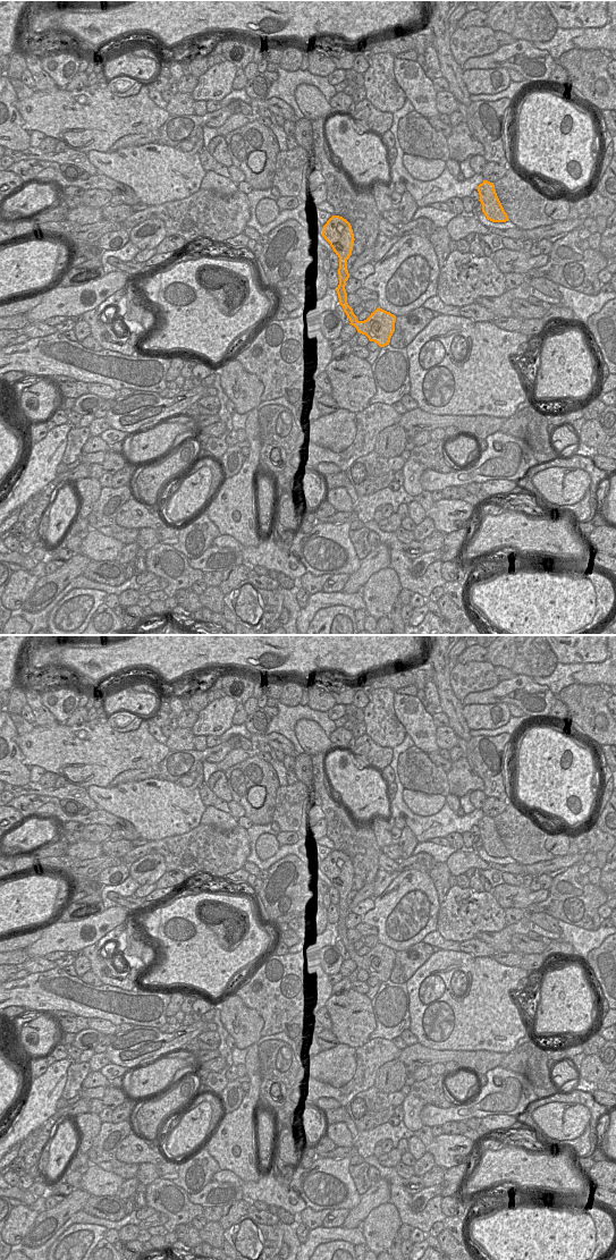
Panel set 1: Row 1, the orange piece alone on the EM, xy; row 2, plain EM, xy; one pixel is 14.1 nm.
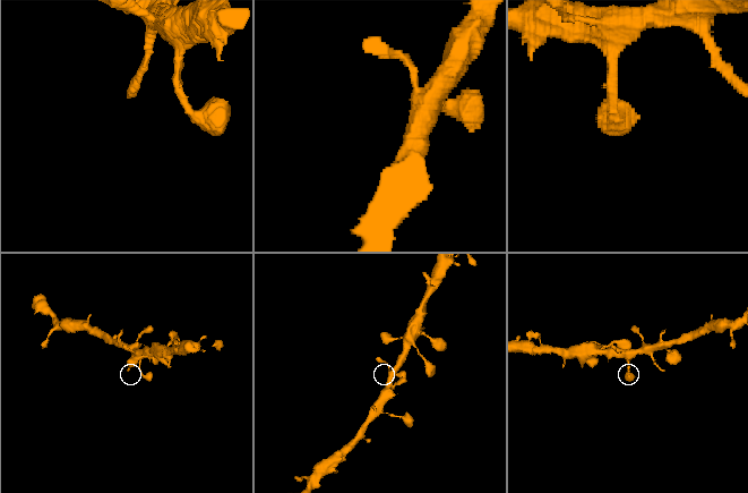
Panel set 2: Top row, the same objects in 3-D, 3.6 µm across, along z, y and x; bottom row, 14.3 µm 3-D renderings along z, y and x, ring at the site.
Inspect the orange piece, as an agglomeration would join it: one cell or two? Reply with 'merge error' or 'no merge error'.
no merge error

